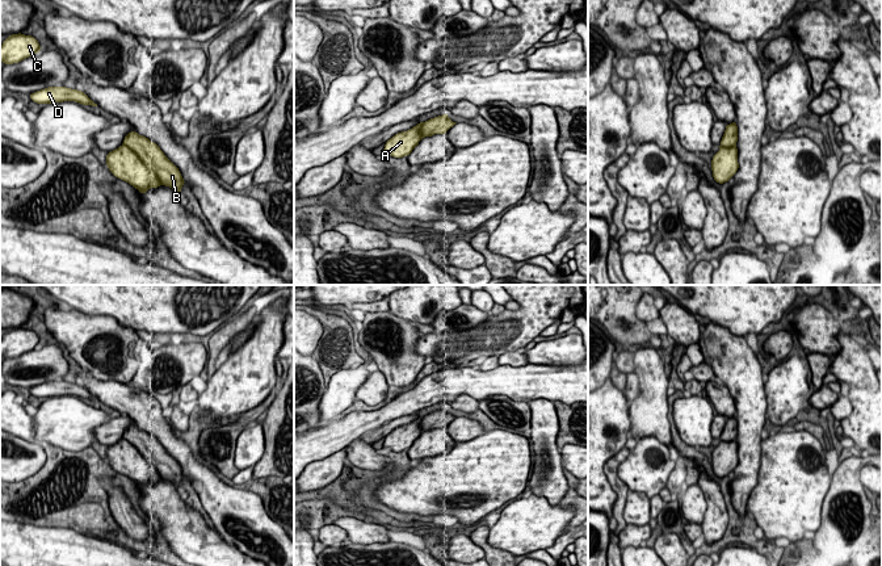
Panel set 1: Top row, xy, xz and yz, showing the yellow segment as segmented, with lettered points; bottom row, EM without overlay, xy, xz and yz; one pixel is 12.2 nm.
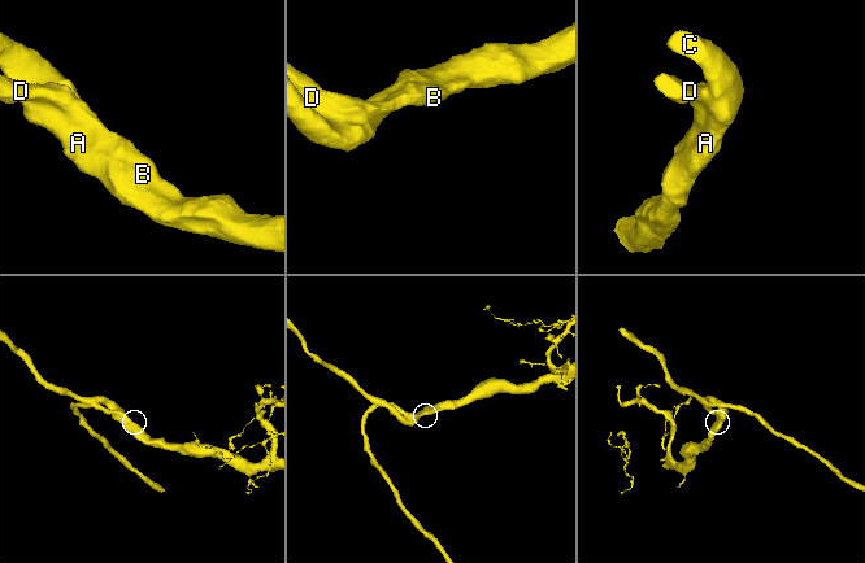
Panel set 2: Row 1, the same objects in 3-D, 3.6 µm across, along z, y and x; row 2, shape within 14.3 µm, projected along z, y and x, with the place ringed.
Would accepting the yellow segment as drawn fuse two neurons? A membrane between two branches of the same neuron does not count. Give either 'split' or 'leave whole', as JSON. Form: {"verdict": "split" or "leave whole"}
{"verdict": "leave whole"}

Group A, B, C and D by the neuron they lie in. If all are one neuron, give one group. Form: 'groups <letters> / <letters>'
groups A B C D

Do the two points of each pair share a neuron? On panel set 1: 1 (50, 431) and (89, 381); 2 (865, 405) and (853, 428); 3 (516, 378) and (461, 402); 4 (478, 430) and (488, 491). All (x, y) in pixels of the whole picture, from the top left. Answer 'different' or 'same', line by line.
1: different
2: same
3: different
4: different

